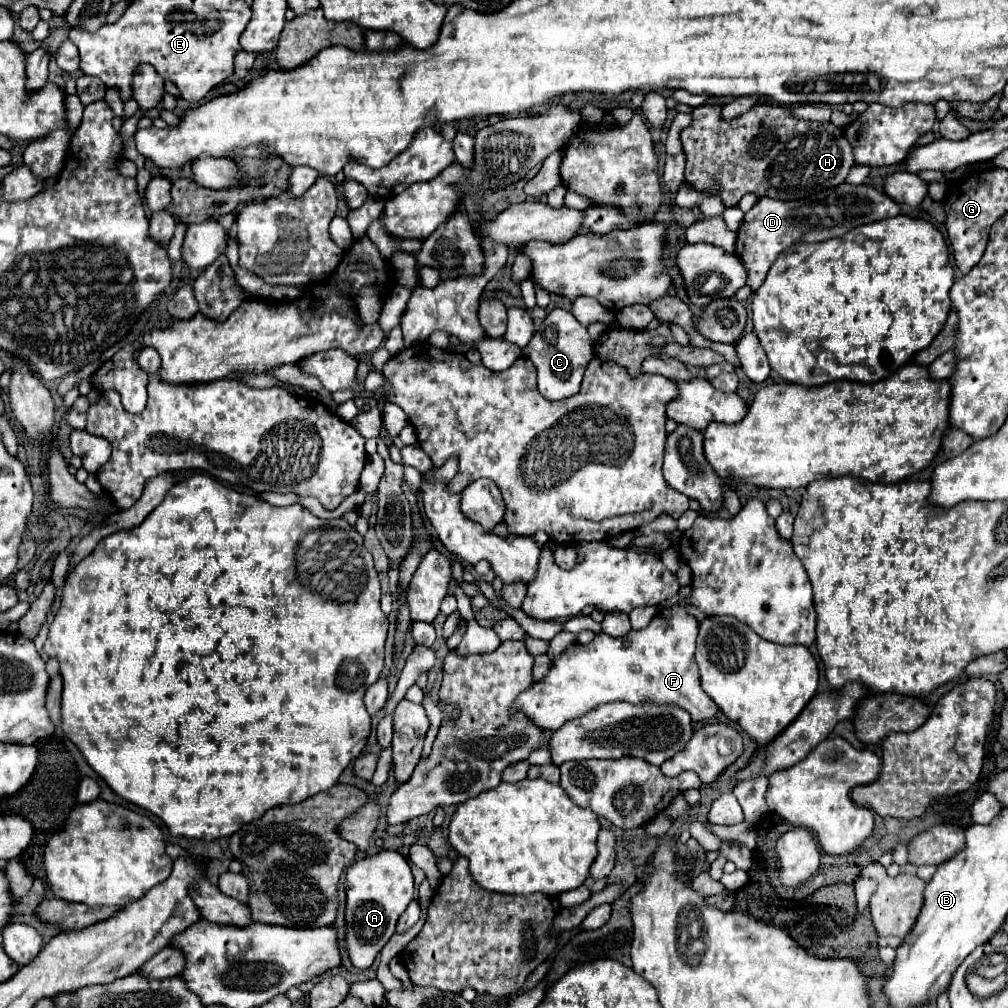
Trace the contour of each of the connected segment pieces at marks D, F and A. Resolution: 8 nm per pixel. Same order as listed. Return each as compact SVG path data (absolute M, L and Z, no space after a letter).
M841 183L831 191L827 191L825 201L813 201L813 199L779 201L779 199L761 197L753 205L753 209L745 213L745 219L737 231L737 253L749 271L747 285L755 291L763 283L777 255L789 249L791 245L817 243L817 241L841 237L859 225L881 221L895 213L901 213L899 205L889 195L885 195L883 191L879 191L869 183L861 183L861 185Z
M671 605L659 611L655 619L651 619L651 623L641 631L629 631L623 637L611 637L599 633L589 645L575 643L553 663L551 671L541 681L537 681L535 687L531 687L531 691L519 695L519 703L515 703L515 707L523 709L525 715L529 715L535 723L539 723L539 727L547 731L557 731L563 723L583 717L591 709L613 701L627 701L633 705L643 705L643 703L673 705L685 709L695 723L705 723L717 715L719 707L699 685L699 671L693 657L697 631L699 631L699 623L691 615L687 615L685 607Z
M379 851L377 855L363 857L357 863L353 863L347 871L347 939L345 947L349 951L351 963L359 969L371 967L375 955L385 947L385 943L395 933L395 923L399 915L407 909L407 905L415 899L415 885L413 875L409 869L407 859L397 851Z

